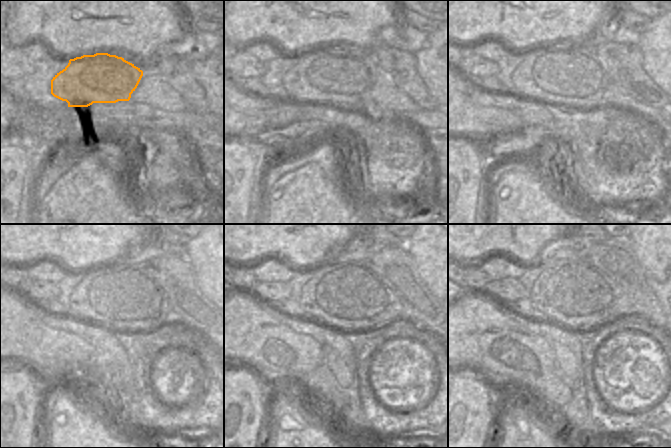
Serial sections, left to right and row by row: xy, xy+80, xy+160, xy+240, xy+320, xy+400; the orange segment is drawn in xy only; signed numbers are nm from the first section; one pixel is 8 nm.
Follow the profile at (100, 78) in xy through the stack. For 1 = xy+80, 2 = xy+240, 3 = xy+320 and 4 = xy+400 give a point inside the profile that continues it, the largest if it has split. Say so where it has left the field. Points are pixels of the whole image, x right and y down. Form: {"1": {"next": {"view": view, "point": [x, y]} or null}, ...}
{"1": {"next": {"view": "xy+80", "point": [328, 76]}}, "2": {"next": {"view": "xy+240", "point": [123, 298]}}, "3": {"next": {"view": "xy+320", "point": [351, 297]}}, "4": {"next": {"view": "xy+400", "point": [573, 293]}}}

